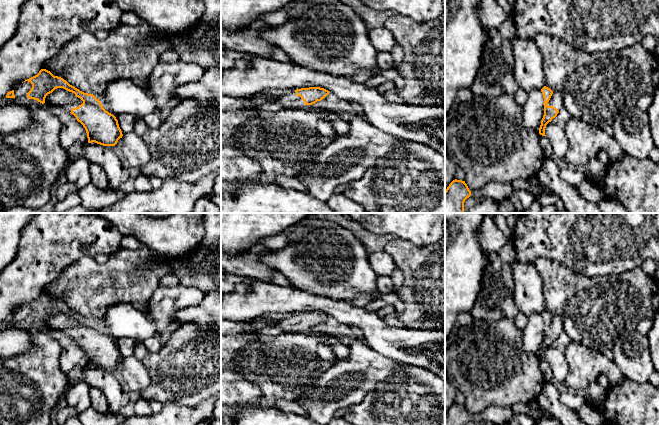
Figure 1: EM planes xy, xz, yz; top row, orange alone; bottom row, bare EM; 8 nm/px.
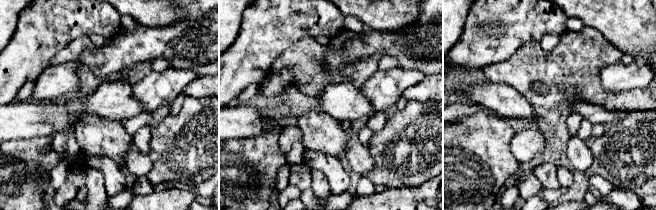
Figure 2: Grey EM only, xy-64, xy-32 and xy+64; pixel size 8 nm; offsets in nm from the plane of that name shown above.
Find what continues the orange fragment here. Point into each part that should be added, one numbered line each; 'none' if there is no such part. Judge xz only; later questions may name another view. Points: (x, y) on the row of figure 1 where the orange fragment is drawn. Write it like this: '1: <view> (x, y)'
1: xz (291, 100)

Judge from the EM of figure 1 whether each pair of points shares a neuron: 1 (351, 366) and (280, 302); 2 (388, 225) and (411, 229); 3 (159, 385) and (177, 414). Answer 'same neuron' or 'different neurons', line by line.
1: different neurons
2: same neuron
3: different neurons

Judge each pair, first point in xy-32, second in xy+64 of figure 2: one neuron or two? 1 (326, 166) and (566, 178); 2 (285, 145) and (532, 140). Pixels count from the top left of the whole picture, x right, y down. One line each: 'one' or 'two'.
1: one
2: one

